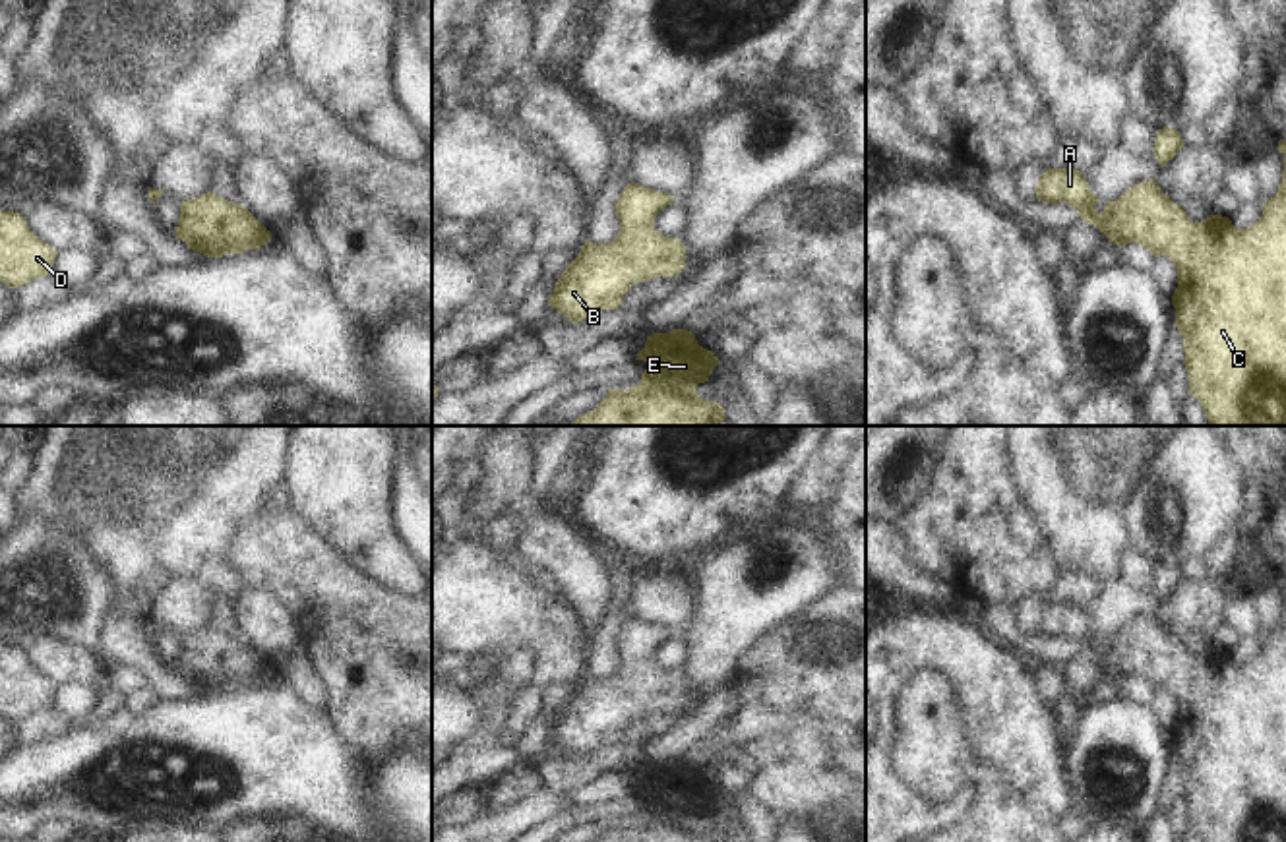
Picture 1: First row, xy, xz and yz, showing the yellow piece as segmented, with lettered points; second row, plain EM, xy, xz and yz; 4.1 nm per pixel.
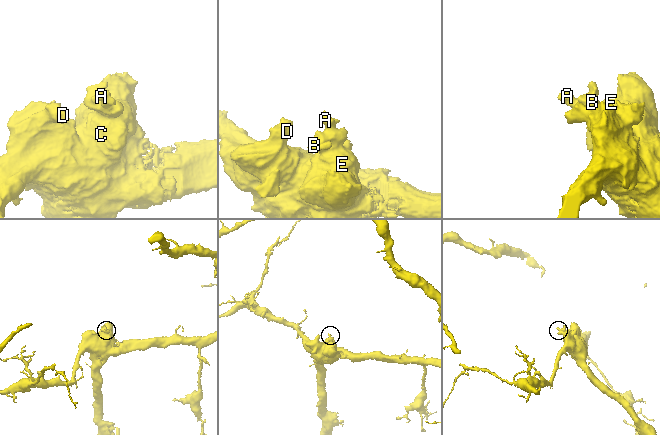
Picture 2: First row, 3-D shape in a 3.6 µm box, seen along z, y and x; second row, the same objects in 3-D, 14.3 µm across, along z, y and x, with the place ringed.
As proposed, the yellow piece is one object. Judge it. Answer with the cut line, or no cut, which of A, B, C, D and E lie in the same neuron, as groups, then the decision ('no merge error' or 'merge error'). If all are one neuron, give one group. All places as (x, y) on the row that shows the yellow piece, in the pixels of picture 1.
cut none; groups A B C D E; no merge error

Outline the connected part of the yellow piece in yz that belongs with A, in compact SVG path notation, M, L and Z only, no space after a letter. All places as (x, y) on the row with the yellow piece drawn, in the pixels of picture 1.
M1286 159L1276 195L1263 203L1261 219L1249 228L1236 228L1218 215L1193 223L1158 188L1156 176L1106 201L1102 213L1094 209L1100 199L1075 168L1048 168L1036 197L1069 203L1108 242L1119 248L1141 244L1154 257L1166 256L1176 265L1172 304L1183 337L1189 395L1201 403L1209 426L1286 426Z

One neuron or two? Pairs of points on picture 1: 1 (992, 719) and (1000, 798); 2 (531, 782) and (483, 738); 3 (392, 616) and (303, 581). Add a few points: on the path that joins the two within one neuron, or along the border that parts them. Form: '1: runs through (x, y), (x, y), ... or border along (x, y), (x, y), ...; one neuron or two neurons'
1: border along (1000, 767), (1029, 804); two neurons
2: border along (520, 763), (487, 788); two neurons
3: runs through (370, 616), (347, 616), (324, 593); one neuron

